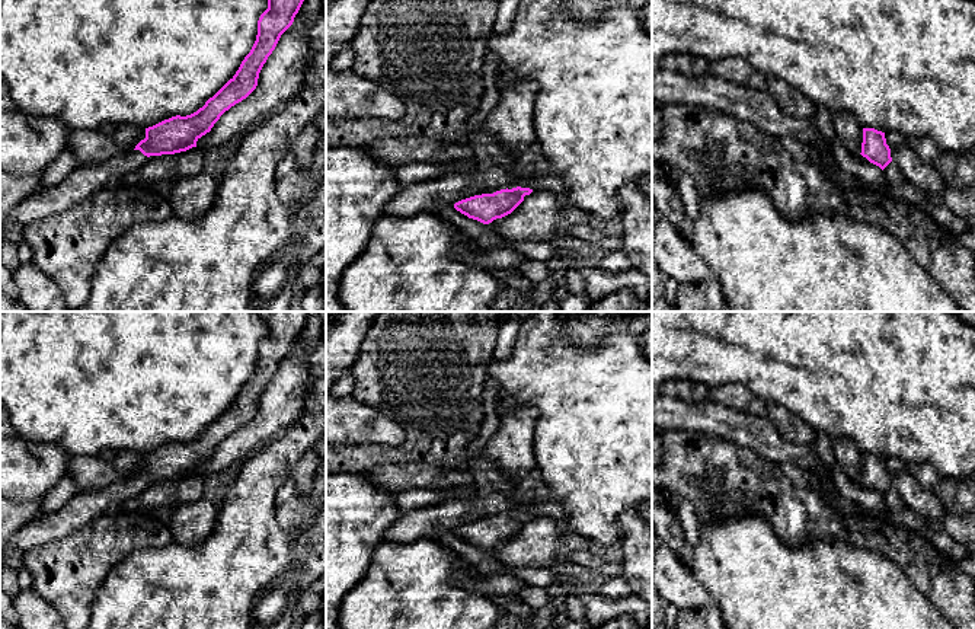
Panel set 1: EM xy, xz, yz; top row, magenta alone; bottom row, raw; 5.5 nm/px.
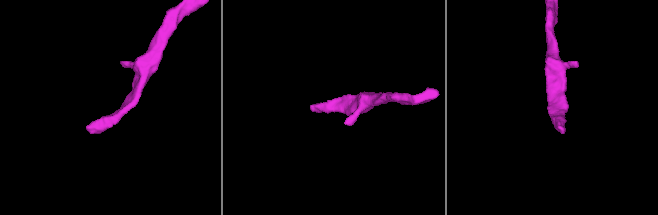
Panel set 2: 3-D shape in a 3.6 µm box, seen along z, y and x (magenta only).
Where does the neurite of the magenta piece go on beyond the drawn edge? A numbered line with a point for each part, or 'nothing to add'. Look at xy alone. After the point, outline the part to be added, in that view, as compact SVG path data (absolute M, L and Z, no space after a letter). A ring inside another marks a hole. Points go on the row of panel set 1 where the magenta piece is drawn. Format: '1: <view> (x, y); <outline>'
1: xy (85, 181); M131 150L103 163L77 165L57 185L39 188L13 207L6 226L17 223L25 227L41 218L68 211L105 186L119 182L125 175L143 167L147 160L148 157L140 150Z

